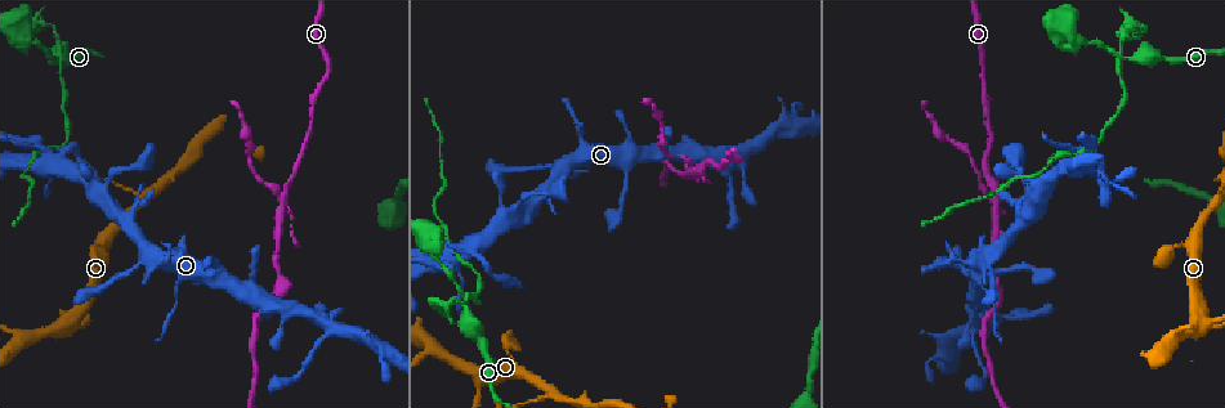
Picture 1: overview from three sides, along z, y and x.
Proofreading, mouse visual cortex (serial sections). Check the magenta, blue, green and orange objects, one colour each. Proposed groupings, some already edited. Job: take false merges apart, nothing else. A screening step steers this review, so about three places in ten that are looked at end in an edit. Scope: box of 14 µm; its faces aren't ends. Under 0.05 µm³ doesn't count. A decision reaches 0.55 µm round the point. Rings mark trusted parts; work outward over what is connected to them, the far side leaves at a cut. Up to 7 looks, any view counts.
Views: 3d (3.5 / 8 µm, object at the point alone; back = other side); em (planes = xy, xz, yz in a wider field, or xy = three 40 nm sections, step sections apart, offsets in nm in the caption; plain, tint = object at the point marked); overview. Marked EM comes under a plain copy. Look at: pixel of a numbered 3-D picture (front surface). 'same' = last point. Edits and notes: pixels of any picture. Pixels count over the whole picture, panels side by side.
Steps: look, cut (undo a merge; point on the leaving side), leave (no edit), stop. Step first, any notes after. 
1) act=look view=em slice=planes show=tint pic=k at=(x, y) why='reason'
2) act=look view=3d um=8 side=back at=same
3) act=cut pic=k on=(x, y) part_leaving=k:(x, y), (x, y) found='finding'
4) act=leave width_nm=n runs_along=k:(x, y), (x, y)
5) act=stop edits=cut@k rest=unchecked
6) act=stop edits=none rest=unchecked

act=look view=3d um=8 pic=1 at=(286, 191)

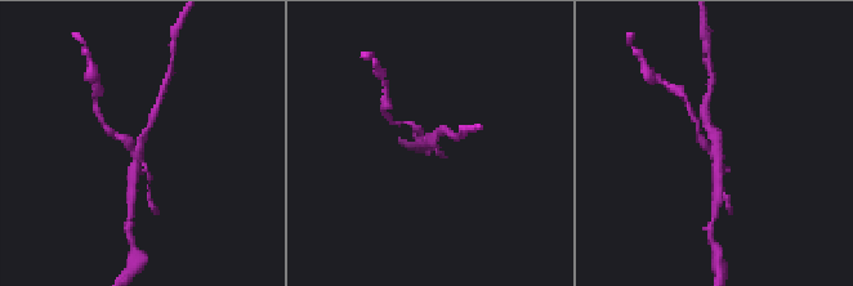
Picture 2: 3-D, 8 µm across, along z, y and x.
act=look view=em slice=planes show=tint pic=2 at=(718, 146) arms=3 arm_widths_nm=200,200,250 why='shape alone is not enough'

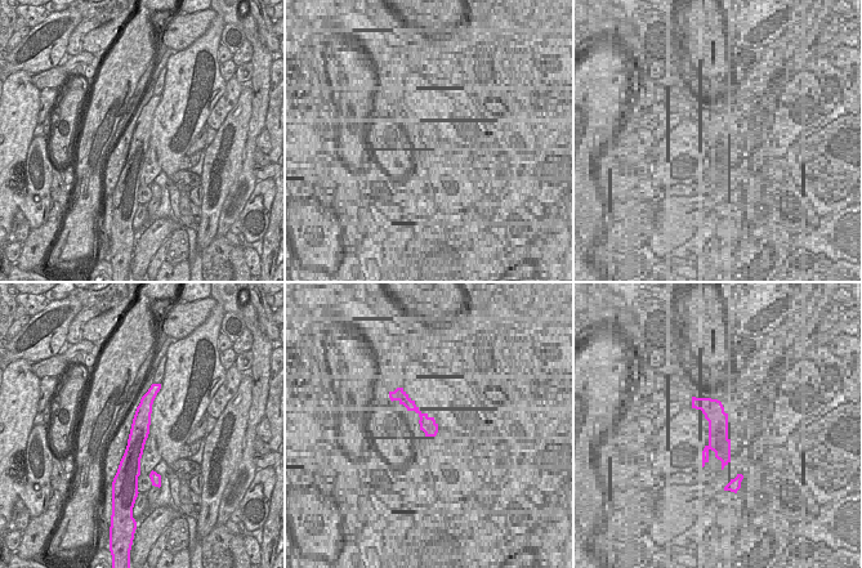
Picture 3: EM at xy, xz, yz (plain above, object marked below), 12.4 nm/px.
act=cut pic=2 on=(123, 137) part_leaving=2:(134, 148), (115, 135), (98, 114) found='a second cell is stuck on'

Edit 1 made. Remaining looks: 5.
act=look view=overview why='redraw'

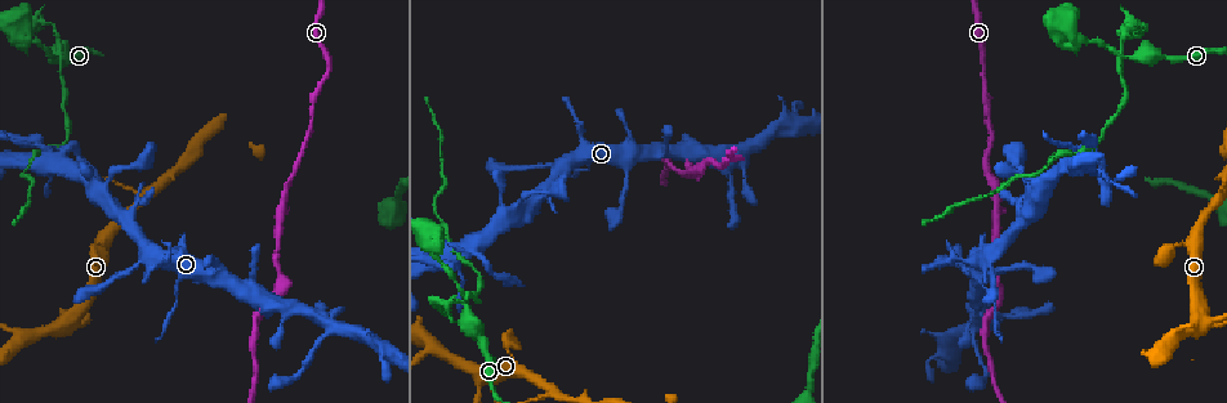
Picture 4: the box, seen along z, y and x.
act=look view=3d um=3.5 pic=4 at=(744, 154) why='four arms meet'

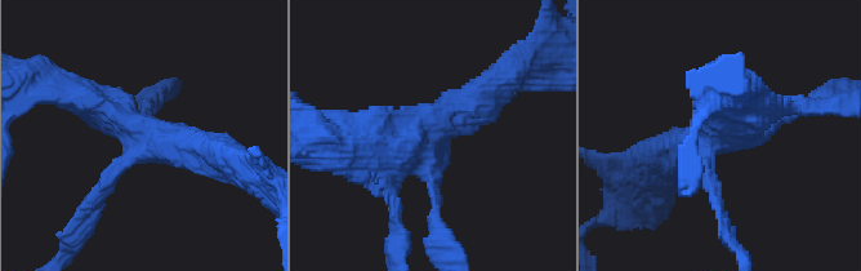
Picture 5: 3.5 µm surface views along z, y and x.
act=leave arm_widths_nm=150,200,450,450 runs_along=5:(357, 143), (397, 147), (500, 81) found='one cell here'

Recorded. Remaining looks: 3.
act=look view=3d um=8 pic=4 at=(459, 247) why='small branch off a trunk'

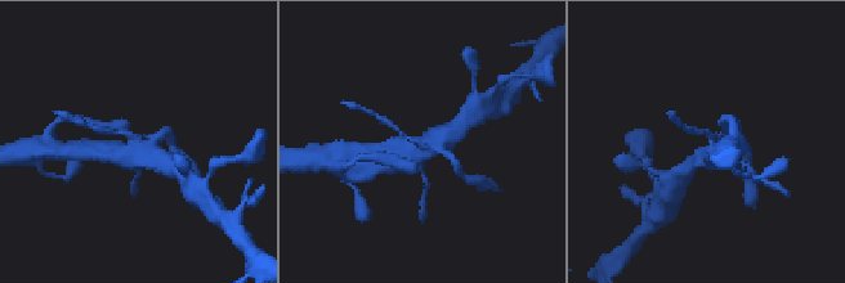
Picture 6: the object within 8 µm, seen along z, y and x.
act=look view=3d um=3.5 pic=6 at=(422, 143)

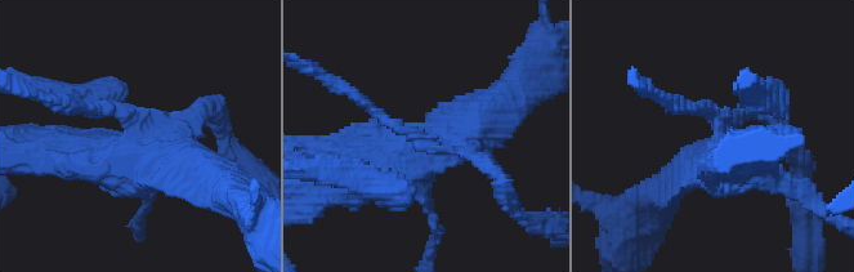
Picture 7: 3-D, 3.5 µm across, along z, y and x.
act=look view=em slice=xy step=1 show=tint pic=7 at=(714, 143) why='need the tissue'

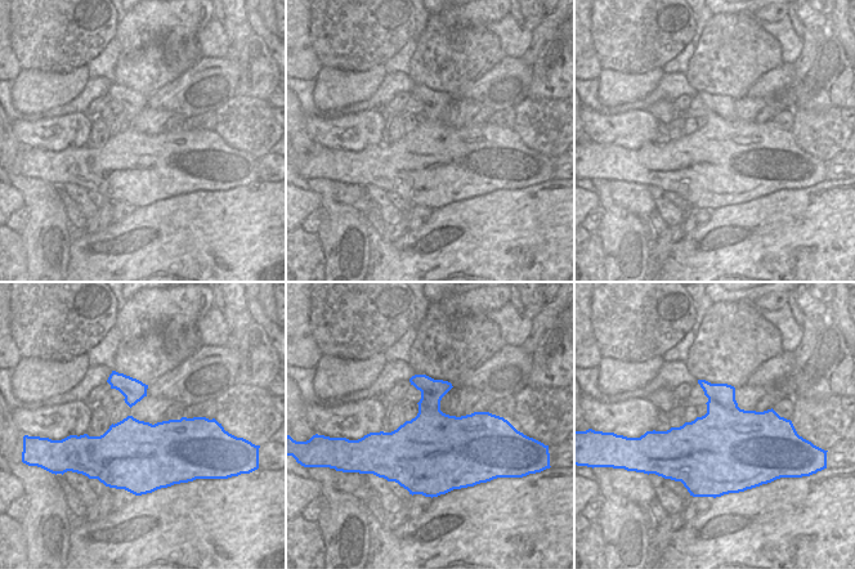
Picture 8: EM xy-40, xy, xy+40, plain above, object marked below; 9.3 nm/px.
act=leave runs_along=7:(505, 101), (465, 137), (362, 179) found='one cell here'

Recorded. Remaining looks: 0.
act=stop edits=cut@2 rest=unchecked

